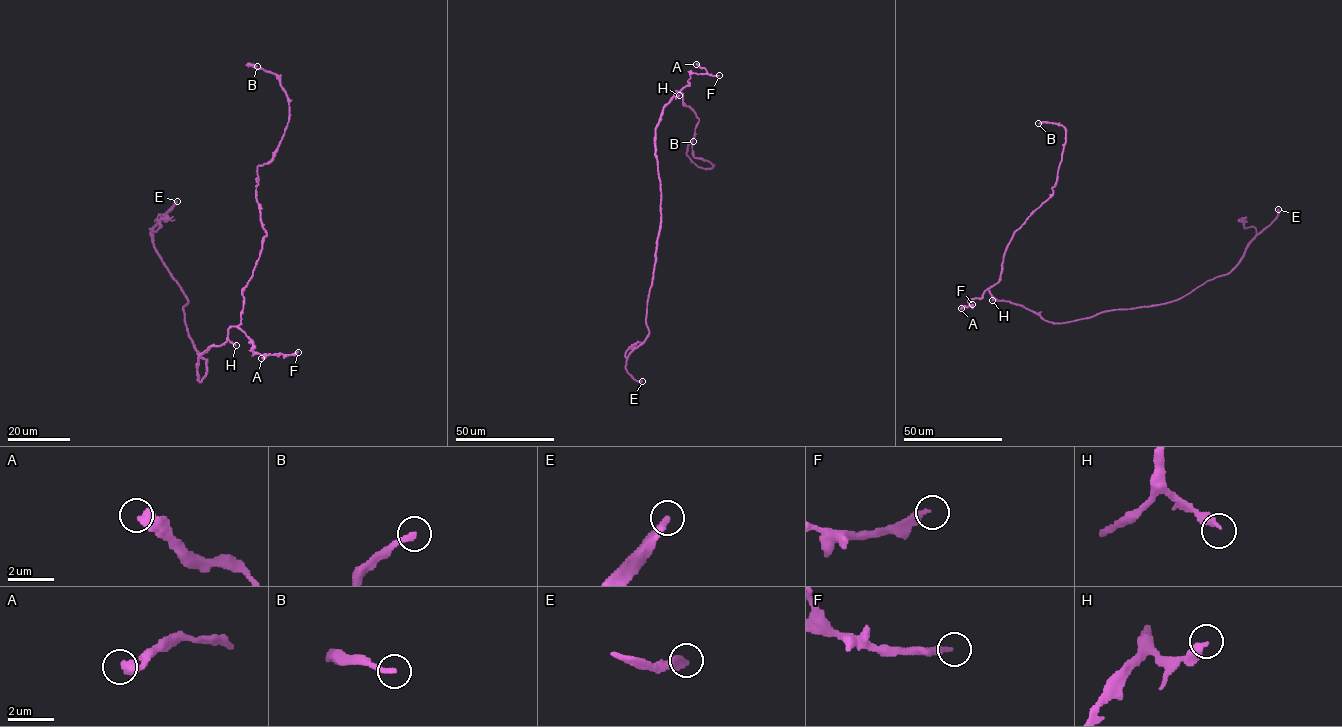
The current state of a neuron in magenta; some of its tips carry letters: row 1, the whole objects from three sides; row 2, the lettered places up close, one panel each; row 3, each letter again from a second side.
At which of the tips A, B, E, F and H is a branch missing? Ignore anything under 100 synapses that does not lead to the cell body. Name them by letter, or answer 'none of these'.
E, F

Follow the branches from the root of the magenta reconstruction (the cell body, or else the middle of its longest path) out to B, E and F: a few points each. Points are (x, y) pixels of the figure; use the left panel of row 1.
B: (197, 364), (241, 323), (266, 235), (257, 168), (281, 140), (289, 99), (274, 74), (247, 65), (257, 66)
E: (197, 364), (201, 381), (207, 360), (189, 336), (183, 311), (188, 298), (150, 233), (177, 201)
F: (197, 364), (197, 358), (209, 346), (220, 346), (226, 341), (232, 327), (239, 327), (258, 353), (298, 352)

